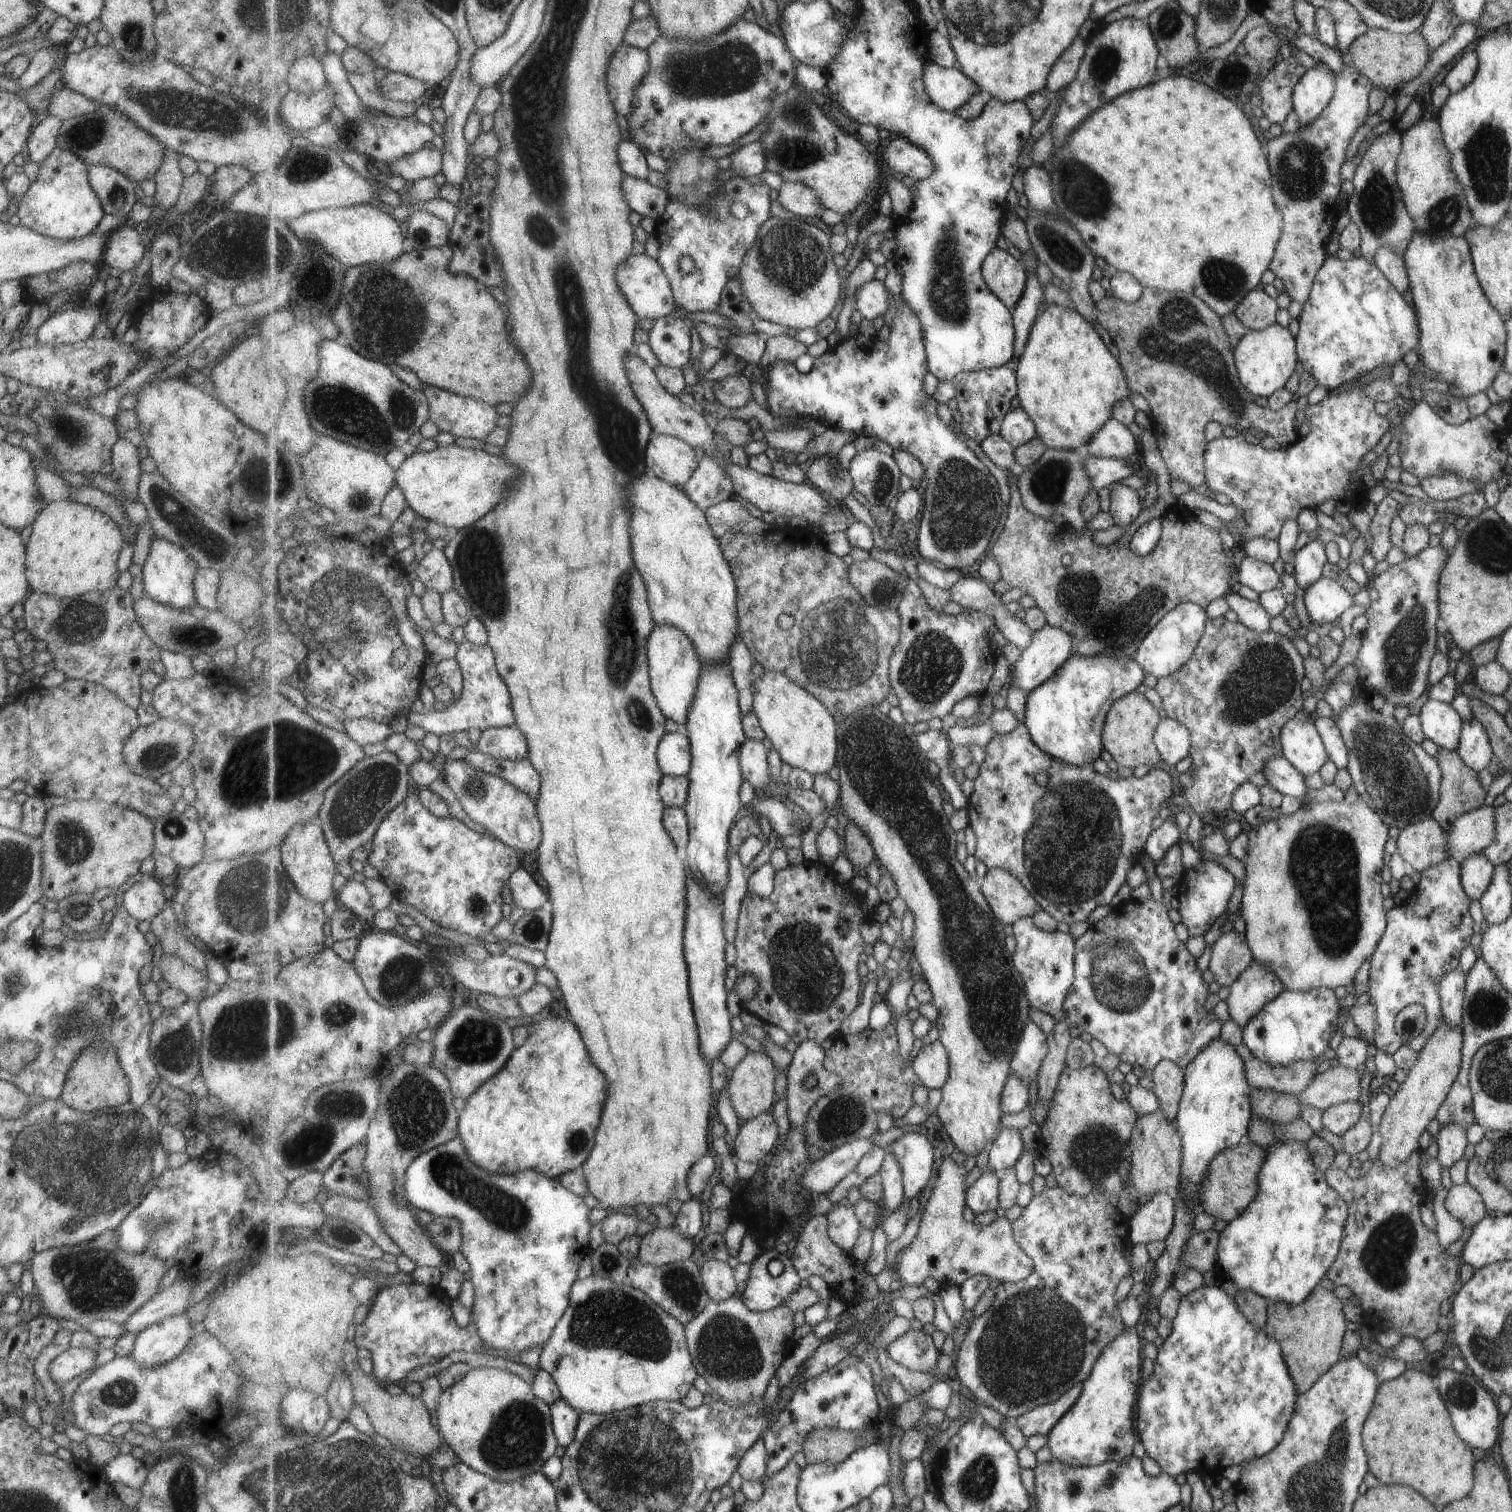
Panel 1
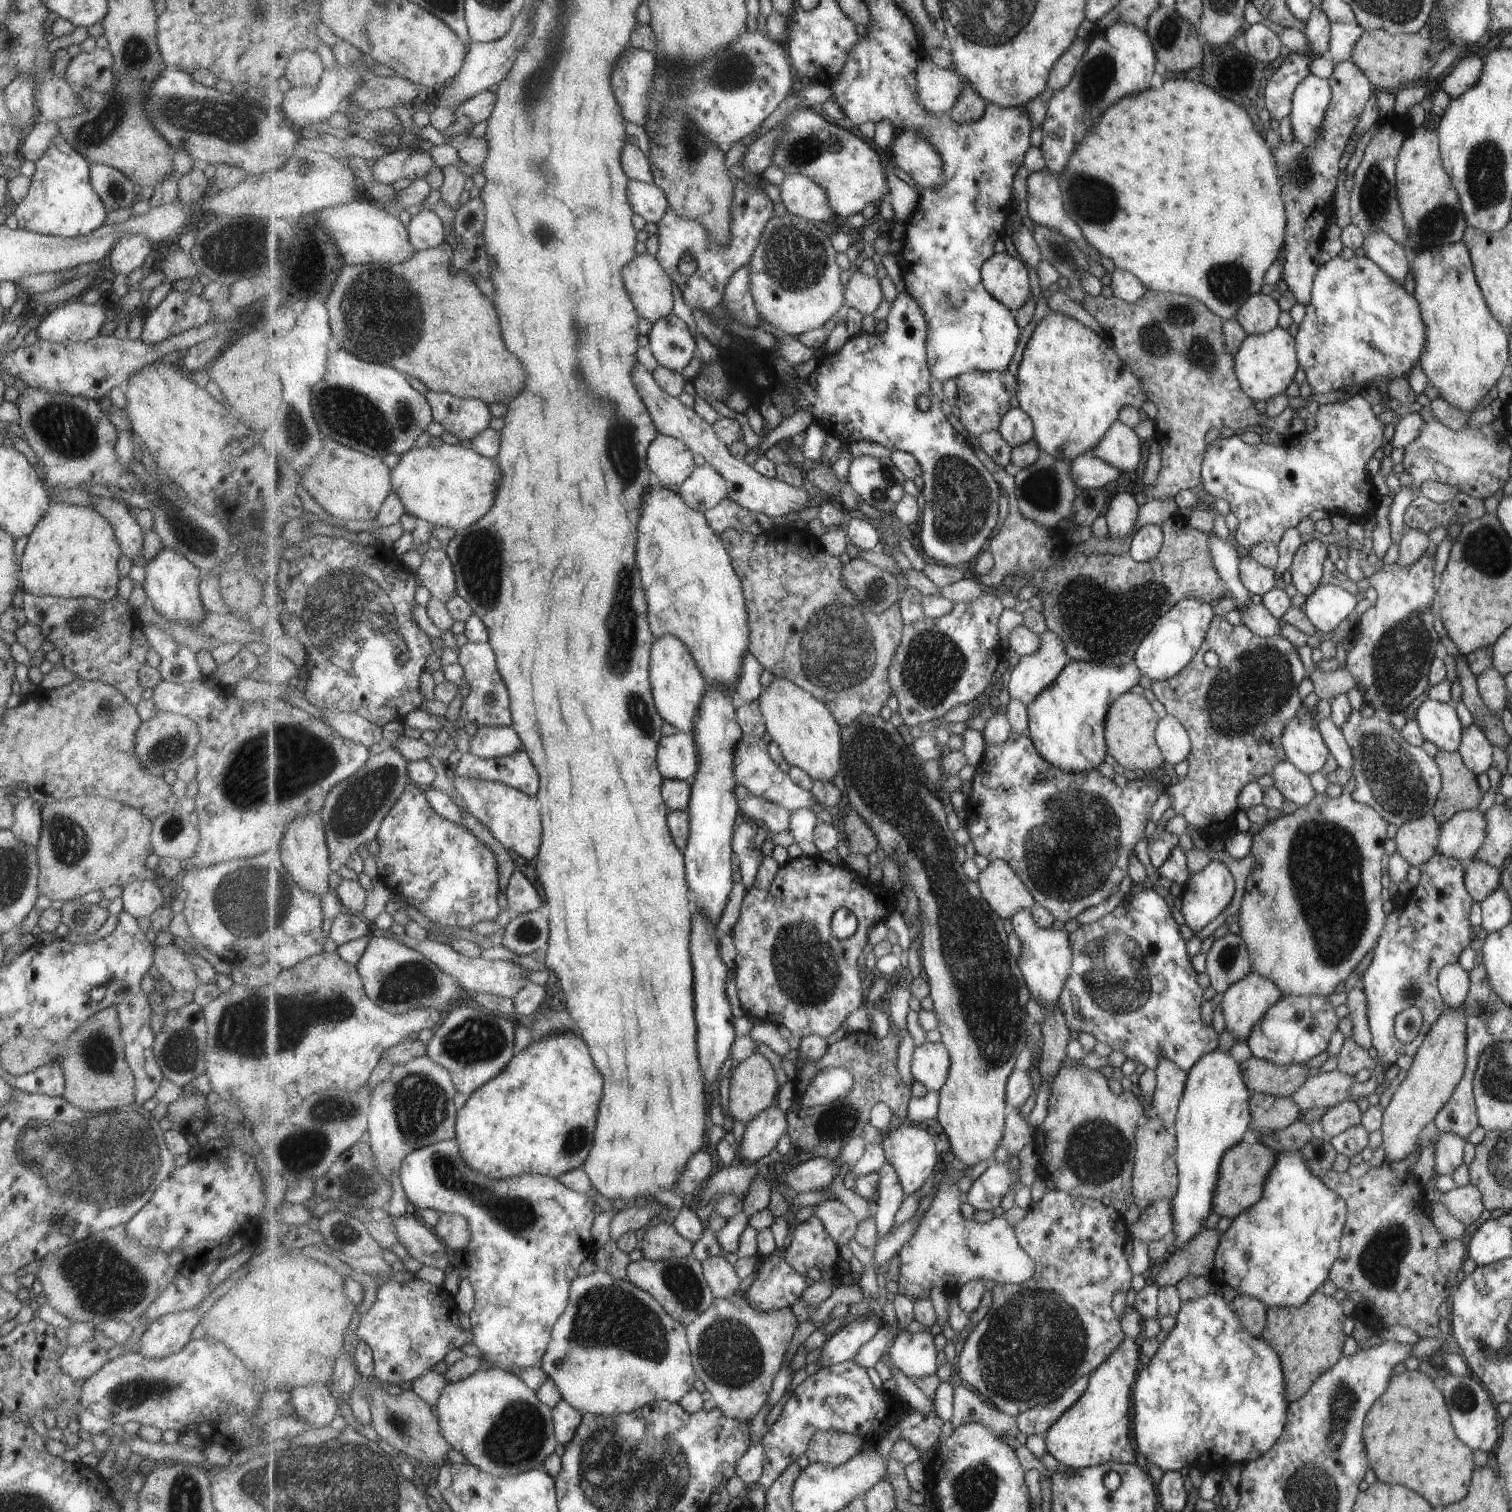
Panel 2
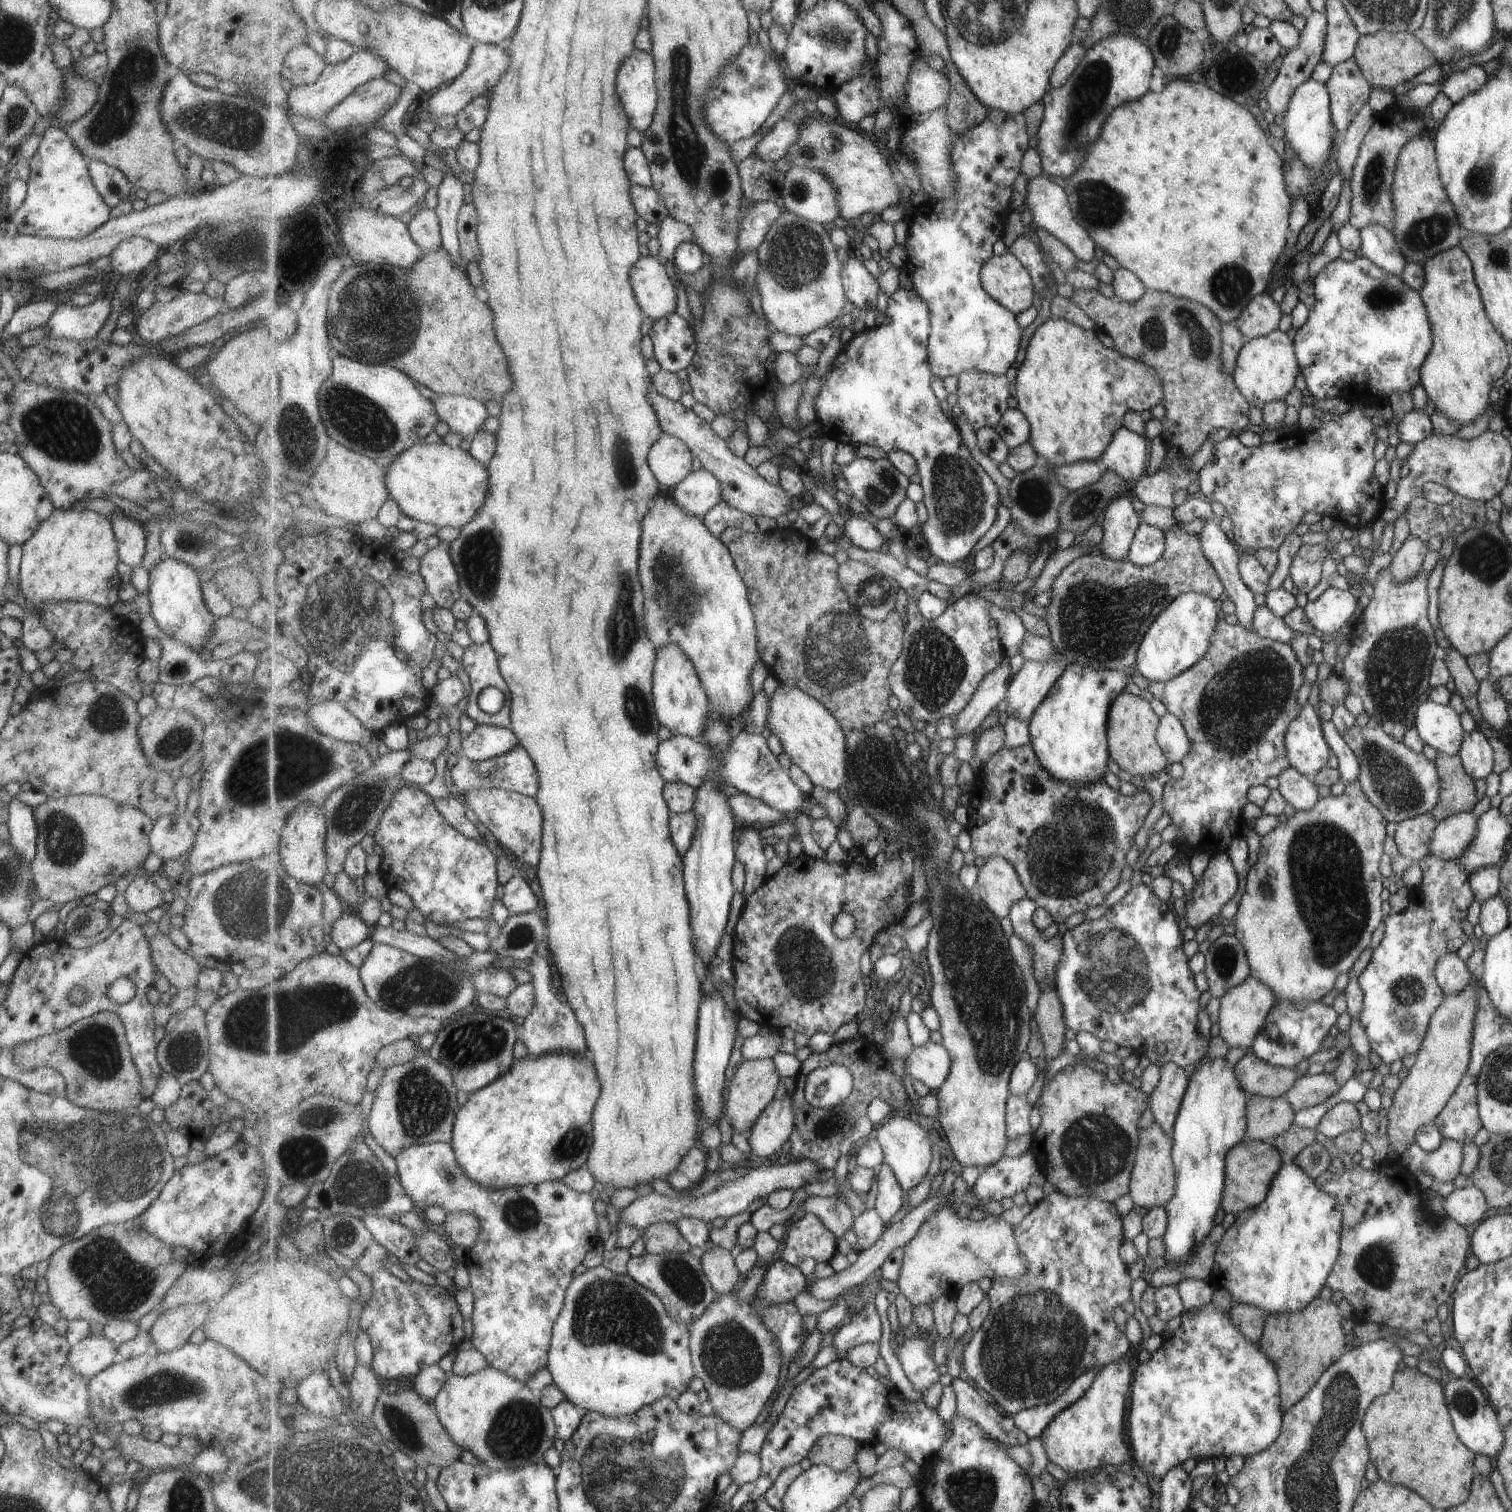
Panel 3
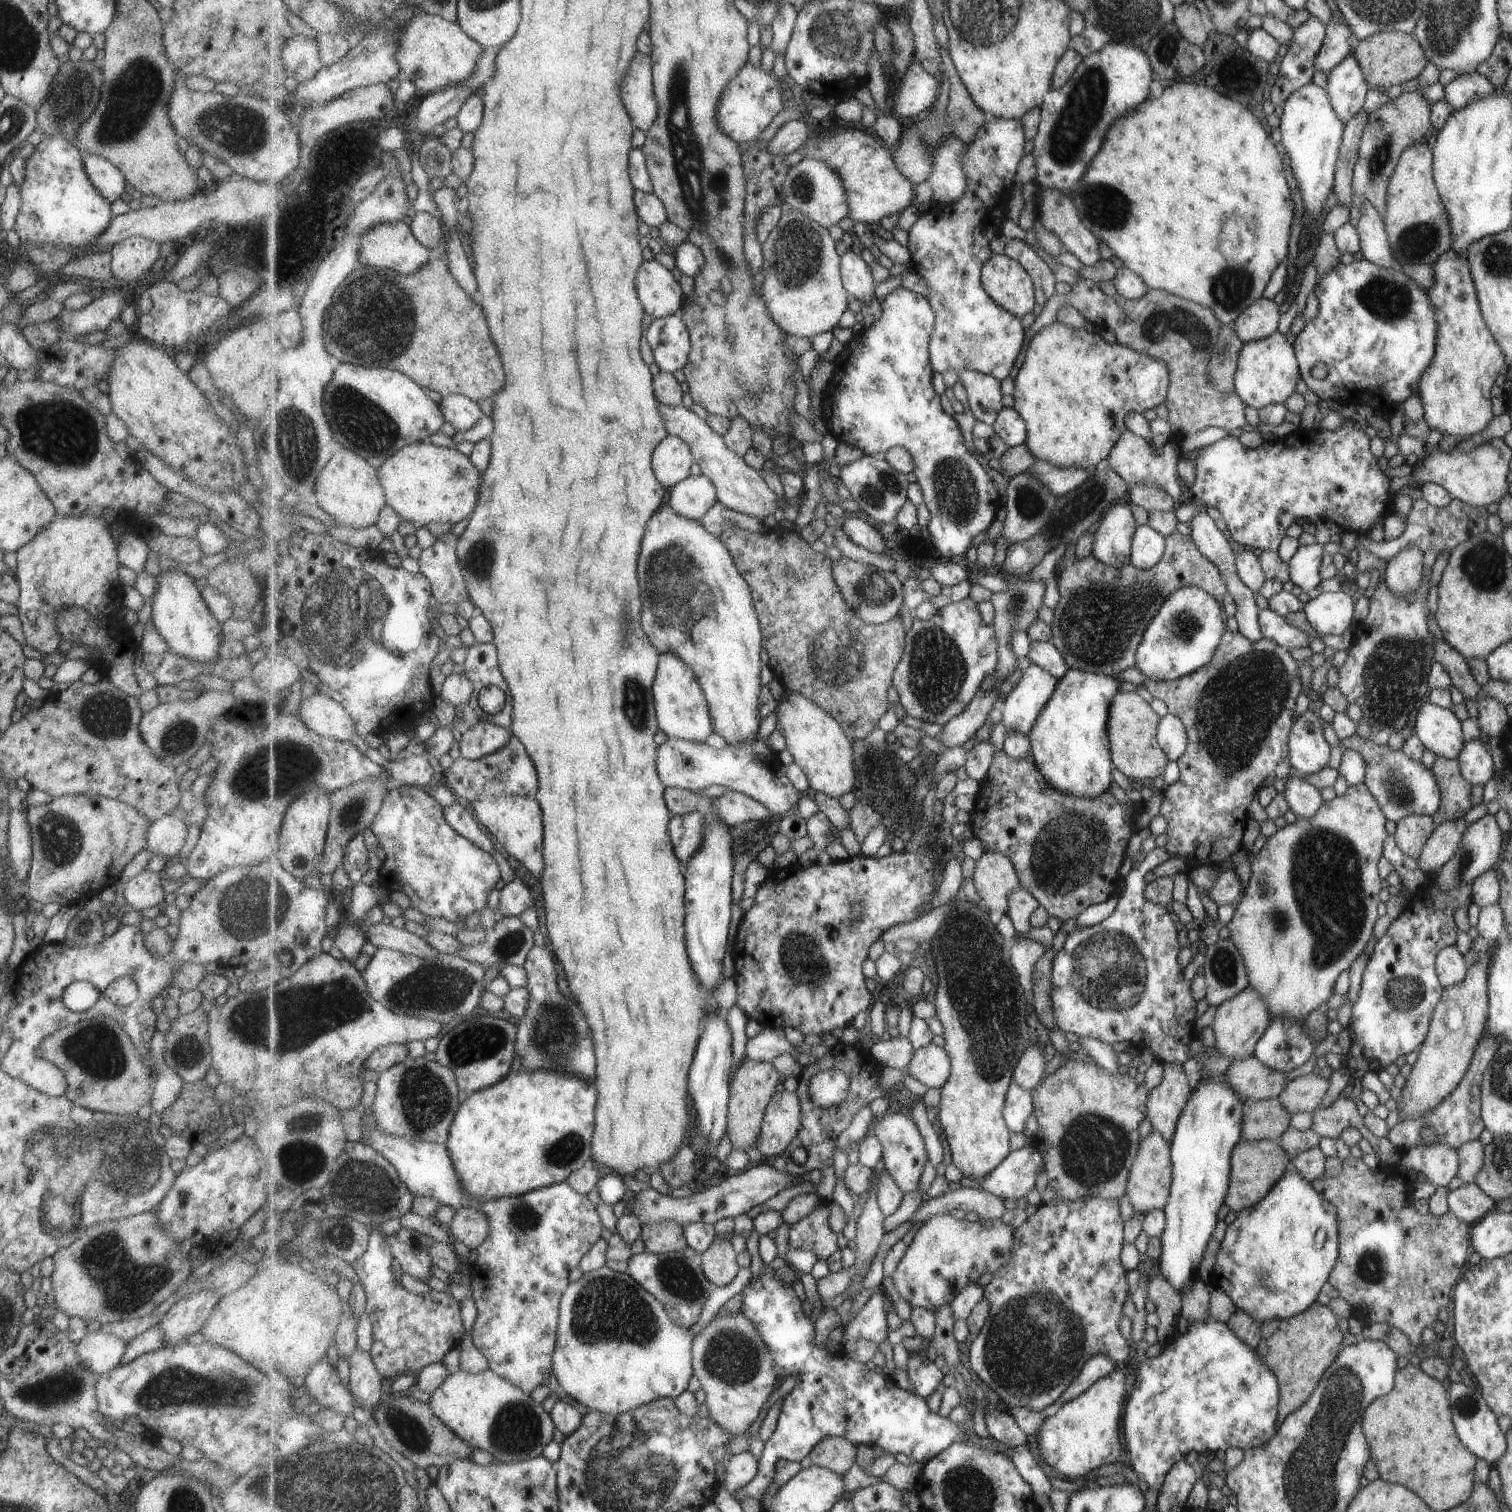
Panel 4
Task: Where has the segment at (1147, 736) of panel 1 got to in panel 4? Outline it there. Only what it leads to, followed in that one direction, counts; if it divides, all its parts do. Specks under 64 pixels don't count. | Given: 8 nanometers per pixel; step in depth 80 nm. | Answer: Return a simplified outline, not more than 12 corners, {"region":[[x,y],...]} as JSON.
{"region":[[1120,691],[1107,722],[1111,759],[1130,781],[1165,769],[1159,718]]}

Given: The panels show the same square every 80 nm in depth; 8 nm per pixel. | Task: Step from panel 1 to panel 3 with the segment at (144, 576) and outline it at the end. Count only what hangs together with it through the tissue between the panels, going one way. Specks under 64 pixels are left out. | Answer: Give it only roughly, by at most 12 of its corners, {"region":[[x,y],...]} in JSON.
{"region":[[171,557],[148,570],[149,613],[170,640],[207,647],[214,616],[199,572]]}

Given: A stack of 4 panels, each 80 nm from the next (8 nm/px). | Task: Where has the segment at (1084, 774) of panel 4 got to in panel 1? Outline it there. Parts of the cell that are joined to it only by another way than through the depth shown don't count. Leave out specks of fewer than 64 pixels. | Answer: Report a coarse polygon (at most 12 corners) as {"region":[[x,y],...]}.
{"region":[[1073,653],[1030,692],[1024,723],[1073,766],[1101,752],[1133,658]]}

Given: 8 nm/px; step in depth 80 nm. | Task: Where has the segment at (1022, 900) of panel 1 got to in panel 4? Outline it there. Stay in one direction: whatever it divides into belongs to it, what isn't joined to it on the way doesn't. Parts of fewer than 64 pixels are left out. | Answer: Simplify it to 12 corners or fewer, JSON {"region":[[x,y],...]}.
{"region":[[995,850],[975,861],[974,884],[991,911],[1007,914],[1021,888],[1015,864]]}

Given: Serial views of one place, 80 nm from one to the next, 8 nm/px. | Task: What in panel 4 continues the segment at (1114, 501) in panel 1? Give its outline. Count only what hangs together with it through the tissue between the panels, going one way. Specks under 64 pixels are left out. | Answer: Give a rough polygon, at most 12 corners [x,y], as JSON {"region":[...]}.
{"region":[[1113,504],[1092,530],[1093,559],[1130,563],[1135,520]]}

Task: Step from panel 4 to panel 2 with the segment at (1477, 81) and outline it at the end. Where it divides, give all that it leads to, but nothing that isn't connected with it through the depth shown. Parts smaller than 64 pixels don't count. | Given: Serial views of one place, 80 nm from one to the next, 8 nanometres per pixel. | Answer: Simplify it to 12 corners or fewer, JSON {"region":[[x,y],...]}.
{"region":[[1470,50],[1445,75],[1450,98],[1470,89],[1482,74],[1482,59]]}

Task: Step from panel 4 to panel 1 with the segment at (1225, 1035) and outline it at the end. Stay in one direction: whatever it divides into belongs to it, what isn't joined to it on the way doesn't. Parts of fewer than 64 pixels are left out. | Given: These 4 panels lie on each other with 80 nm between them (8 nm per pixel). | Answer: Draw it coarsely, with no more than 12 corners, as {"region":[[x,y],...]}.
{"region":[[1252,959],[1229,985],[1229,1018],[1243,1028],[1283,982]]}

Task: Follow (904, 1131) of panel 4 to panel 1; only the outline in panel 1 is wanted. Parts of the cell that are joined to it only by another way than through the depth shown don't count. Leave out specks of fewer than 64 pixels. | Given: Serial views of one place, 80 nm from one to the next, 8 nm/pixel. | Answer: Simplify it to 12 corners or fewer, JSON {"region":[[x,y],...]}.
{"region":[[918,1128],[890,1144],[908,1202],[929,1184],[935,1150]]}

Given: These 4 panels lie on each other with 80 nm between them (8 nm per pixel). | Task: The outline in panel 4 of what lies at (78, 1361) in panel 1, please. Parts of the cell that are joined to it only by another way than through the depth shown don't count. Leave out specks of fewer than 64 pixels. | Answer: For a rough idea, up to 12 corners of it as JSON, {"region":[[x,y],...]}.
{"region":[[99,1330],[75,1346],[99,1376],[120,1364],[127,1342]]}

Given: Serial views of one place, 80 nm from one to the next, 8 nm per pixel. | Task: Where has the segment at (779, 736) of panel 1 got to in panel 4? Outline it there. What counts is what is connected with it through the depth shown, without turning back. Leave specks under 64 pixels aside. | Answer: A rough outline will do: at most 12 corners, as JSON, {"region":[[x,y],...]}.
{"region":[[786,691],[776,712],[811,793],[839,800],[857,784],[838,720]]}

